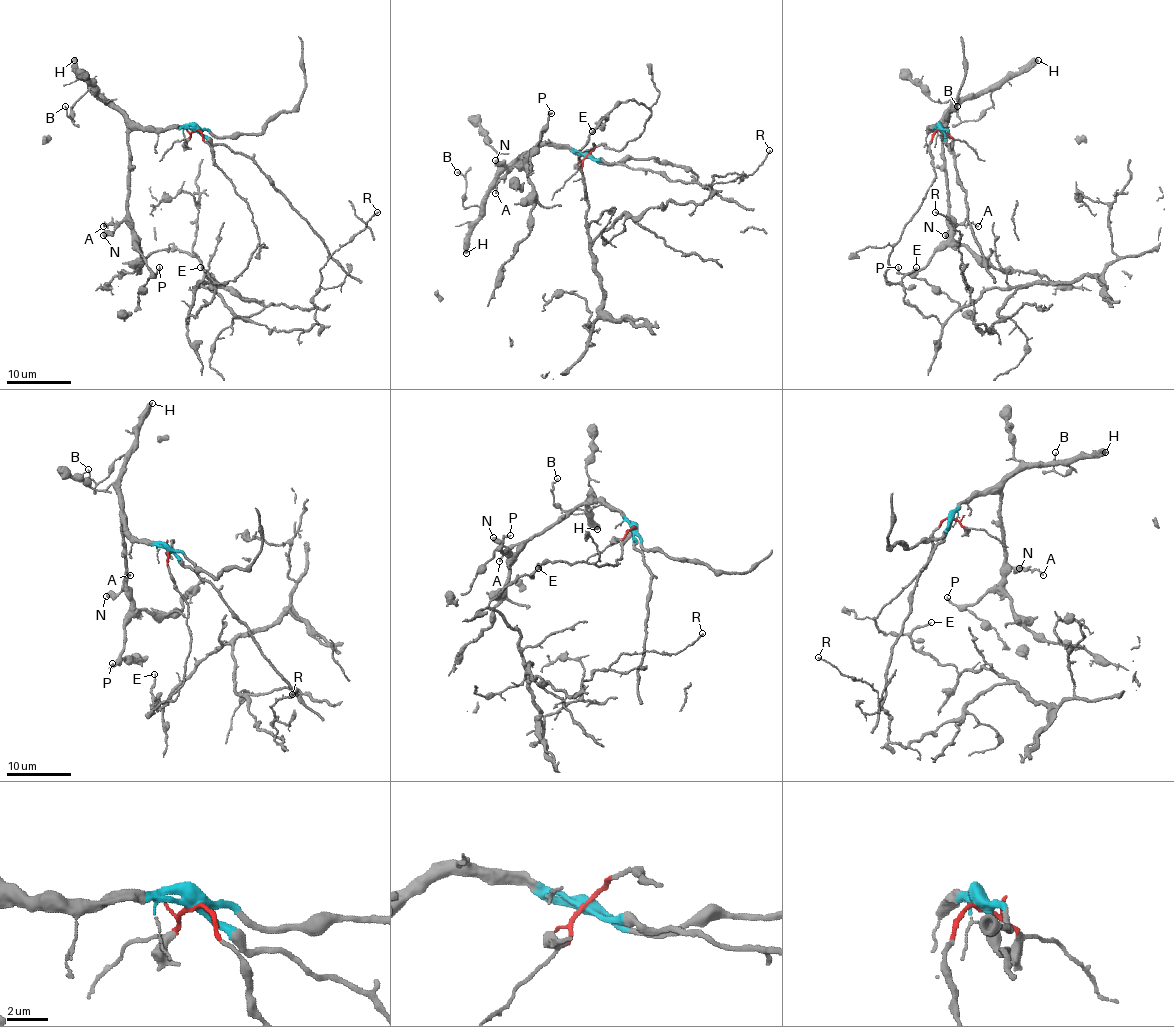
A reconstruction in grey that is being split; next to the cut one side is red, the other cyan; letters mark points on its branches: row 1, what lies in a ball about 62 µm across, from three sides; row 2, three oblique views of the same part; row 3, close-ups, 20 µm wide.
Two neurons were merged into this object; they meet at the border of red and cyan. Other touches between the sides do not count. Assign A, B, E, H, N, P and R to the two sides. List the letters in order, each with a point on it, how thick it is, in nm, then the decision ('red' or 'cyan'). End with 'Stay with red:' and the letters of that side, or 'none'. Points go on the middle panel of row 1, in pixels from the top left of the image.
A: place (495, 193); calibre 170 nm; cyan
B: place (457, 172); calibre 140 nm; cyan
E: place (592, 131); calibre 150 nm; red
H: place (466, 253); calibre 550 nm; cyan
N: place (495, 160); calibre 550 nm; cyan
P: place (551, 113); calibre 170 nm; cyan
R: place (769, 150); calibre 130 nm; red
Stay with red: E, R

